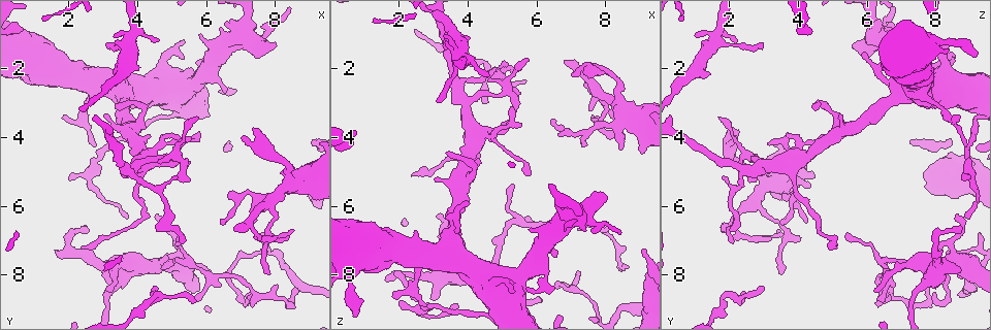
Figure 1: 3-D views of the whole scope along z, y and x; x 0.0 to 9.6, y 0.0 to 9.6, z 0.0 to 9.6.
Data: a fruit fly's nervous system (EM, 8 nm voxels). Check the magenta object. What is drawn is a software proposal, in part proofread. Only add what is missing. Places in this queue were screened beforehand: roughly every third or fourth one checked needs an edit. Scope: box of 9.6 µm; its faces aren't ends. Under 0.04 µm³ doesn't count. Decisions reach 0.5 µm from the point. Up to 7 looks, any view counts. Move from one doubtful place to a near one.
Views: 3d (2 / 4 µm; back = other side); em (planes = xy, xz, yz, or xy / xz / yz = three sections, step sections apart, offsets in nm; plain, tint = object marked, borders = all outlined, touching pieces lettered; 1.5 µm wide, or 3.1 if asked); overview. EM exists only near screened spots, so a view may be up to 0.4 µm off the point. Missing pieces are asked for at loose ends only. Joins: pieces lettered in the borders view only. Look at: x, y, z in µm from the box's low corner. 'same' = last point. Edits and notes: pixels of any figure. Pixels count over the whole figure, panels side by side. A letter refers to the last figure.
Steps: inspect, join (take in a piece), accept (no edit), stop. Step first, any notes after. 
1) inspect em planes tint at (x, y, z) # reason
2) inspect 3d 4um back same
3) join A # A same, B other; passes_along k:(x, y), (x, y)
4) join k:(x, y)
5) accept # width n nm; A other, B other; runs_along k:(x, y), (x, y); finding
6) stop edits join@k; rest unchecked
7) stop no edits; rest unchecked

inspect 3d 4um at (1.75, 3.40, 8.65) # an open end

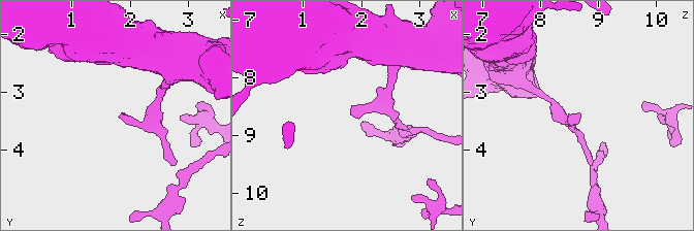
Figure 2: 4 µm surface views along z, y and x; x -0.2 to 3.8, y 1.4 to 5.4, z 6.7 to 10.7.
inspect em planes borders at (1.85, 3.45, 8.60)

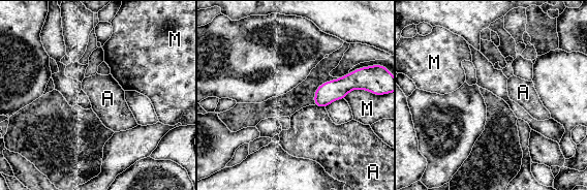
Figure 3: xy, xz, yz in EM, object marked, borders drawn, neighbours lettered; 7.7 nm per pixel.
accept # A other, M other; none of them fits

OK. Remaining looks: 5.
inspect em planes borders at (6.50, 6.45, 3.50) # free end

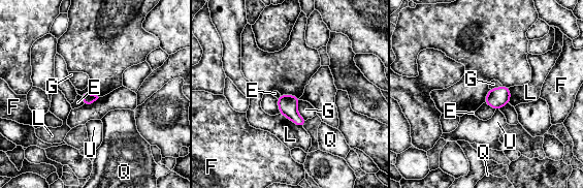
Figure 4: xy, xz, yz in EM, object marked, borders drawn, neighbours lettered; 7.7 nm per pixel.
accept # E other, F other, G other, L other, Q other, U other; no lettered piece goes on from it

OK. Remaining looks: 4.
inspect 3d 2um at (5.75, 3.40, 1.70) # thin end

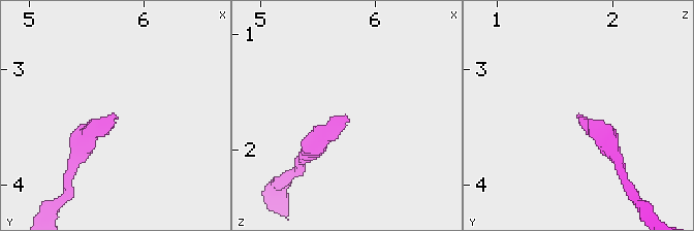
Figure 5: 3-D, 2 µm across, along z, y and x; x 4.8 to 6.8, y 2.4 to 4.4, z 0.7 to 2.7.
inspect em planes plain at (5.74, 3.38, 1.72) # now the EM

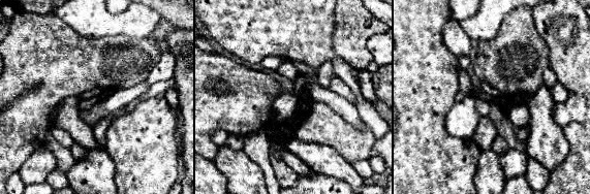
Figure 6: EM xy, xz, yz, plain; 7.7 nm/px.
inspect em planes borders same

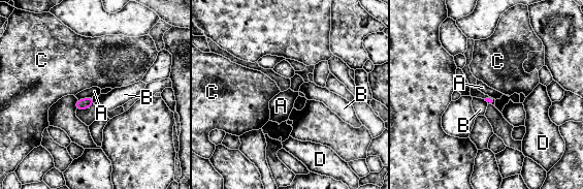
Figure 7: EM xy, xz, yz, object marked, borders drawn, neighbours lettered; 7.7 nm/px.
accept # A other, B other, C other, D other; border 7:(92, 96), (77, 99); none of them fits

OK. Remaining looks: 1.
stop no edits; rest unchecked

